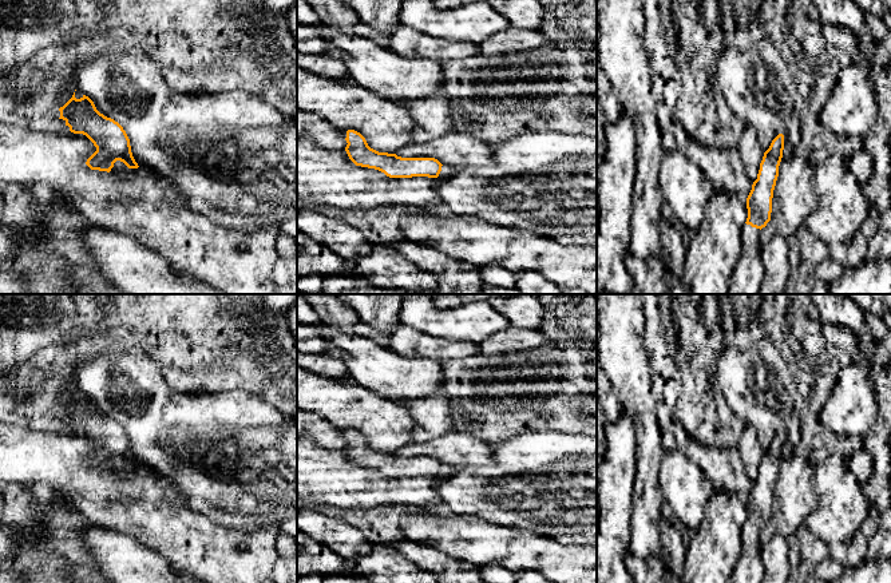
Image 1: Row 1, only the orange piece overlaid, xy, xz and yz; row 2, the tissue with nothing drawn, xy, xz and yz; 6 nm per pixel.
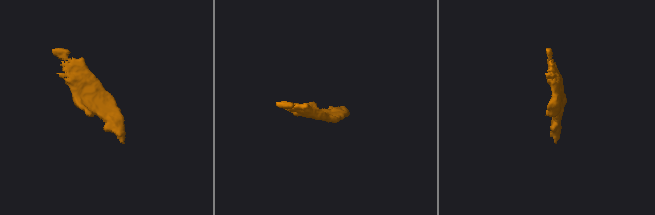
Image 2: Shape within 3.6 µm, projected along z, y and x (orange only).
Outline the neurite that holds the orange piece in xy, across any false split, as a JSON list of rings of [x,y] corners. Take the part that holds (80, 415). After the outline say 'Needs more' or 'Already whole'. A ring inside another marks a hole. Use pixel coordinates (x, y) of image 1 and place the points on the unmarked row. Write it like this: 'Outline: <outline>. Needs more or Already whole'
Outline: [[[74,392],[59,411],[59,419],[66,421],[71,432],[86,435],[96,447],[96,451],[86,461],[91,469],[110,472],[116,460],[123,461],[128,468],[139,467],[123,427],[100,413],[88,396],[83,394],[76,398]]]. Already whole

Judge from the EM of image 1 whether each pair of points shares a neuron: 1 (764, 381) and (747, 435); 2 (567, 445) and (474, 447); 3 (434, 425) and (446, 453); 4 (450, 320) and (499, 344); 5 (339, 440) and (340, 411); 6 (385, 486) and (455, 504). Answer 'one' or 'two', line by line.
1: two
2: two
3: two
4: two
5: two
6: two

